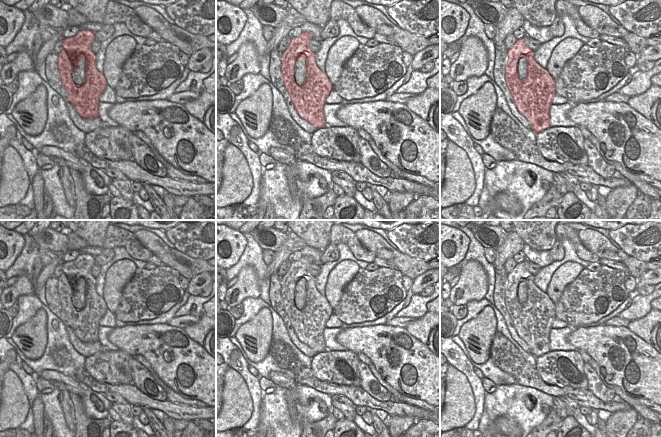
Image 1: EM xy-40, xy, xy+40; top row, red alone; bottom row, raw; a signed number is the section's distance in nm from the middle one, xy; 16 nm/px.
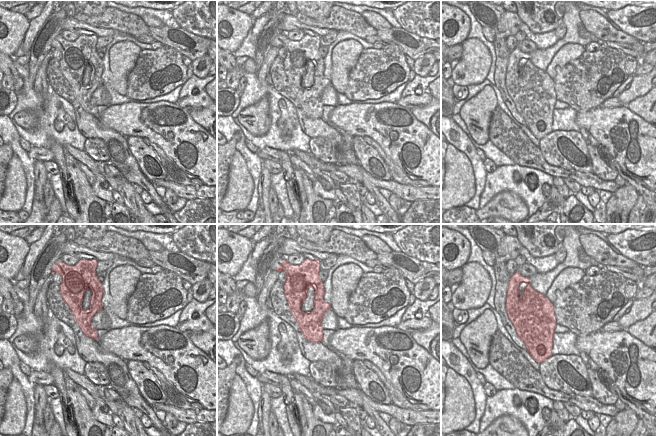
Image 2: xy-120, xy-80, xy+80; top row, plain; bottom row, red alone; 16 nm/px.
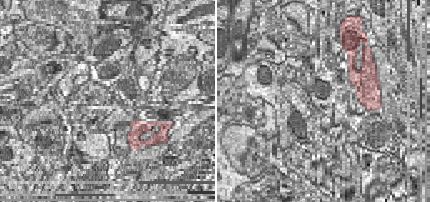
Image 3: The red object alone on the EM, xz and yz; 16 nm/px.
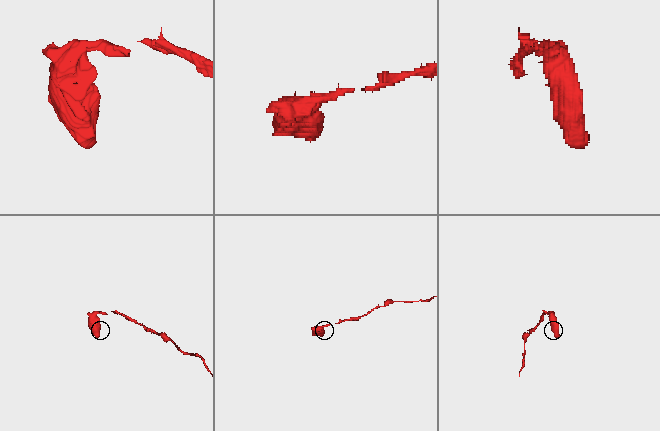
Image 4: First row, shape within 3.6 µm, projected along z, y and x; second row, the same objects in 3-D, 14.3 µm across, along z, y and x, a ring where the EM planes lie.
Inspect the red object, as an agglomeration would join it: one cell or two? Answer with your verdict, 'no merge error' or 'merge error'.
no merge error

